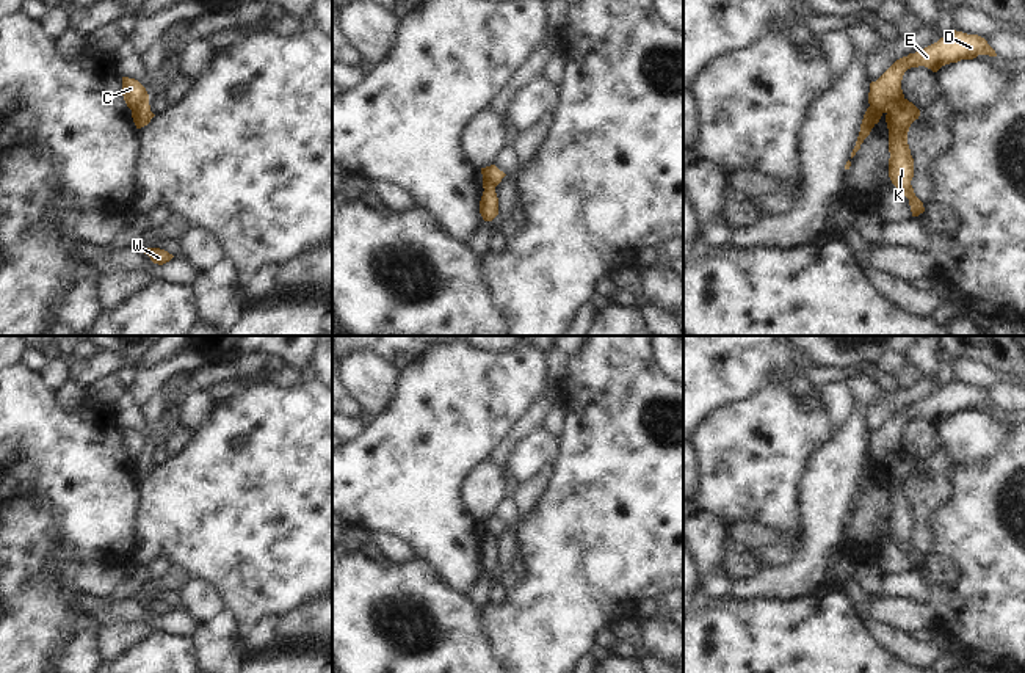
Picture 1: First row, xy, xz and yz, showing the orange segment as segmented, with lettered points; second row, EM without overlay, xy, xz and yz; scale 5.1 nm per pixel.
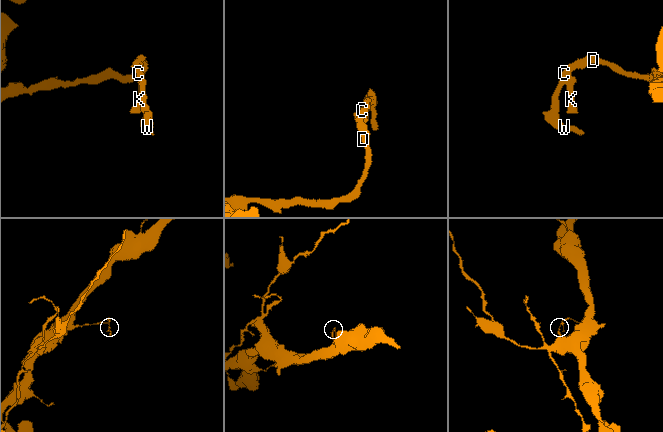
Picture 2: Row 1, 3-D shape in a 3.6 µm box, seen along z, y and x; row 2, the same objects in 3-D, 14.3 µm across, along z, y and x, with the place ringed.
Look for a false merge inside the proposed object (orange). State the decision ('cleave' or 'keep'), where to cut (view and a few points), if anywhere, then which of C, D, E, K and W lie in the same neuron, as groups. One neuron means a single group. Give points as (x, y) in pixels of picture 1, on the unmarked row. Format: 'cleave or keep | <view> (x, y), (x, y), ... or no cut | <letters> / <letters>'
cleave | xy (148, 449), (132, 462) | C D E K / W

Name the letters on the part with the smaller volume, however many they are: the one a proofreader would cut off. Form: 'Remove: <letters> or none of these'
Remove: W

